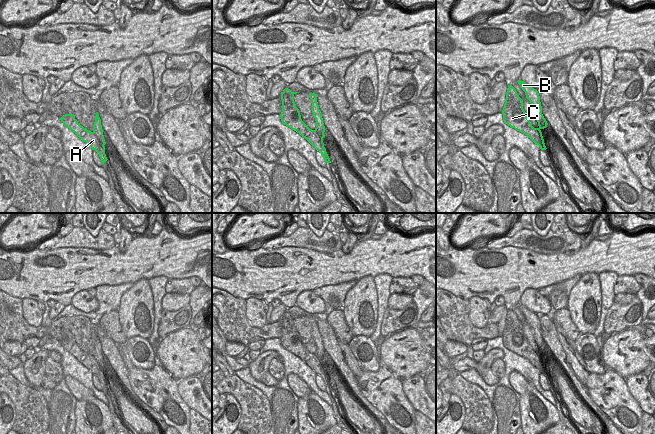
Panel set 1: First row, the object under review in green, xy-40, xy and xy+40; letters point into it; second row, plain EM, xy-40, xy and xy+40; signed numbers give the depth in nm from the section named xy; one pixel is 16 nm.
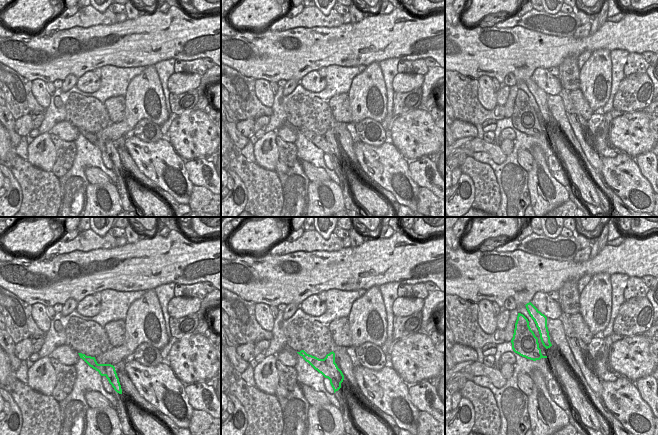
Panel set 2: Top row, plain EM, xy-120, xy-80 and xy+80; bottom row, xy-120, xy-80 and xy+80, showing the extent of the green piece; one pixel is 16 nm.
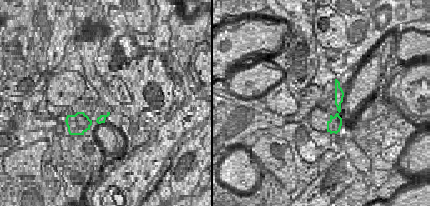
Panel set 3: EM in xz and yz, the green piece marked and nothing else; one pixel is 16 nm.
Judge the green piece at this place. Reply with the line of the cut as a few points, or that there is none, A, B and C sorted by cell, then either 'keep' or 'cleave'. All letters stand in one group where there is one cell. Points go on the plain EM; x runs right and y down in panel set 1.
cut none; groups A B C; keep

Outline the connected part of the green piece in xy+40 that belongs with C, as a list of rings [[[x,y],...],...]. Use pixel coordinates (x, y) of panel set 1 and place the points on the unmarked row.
[[[520,303],[518,308],[525,316],[526,322],[534,330],[534,339],[539,351],[534,352],[532,350],[523,333],[523,324],[512,309],[508,309],[507,312],[505,328],[502,334],[503,345],[511,352],[527,359],[541,374],[546,374],[541,354],[546,352],[548,347],[542,338],[539,317]]]

